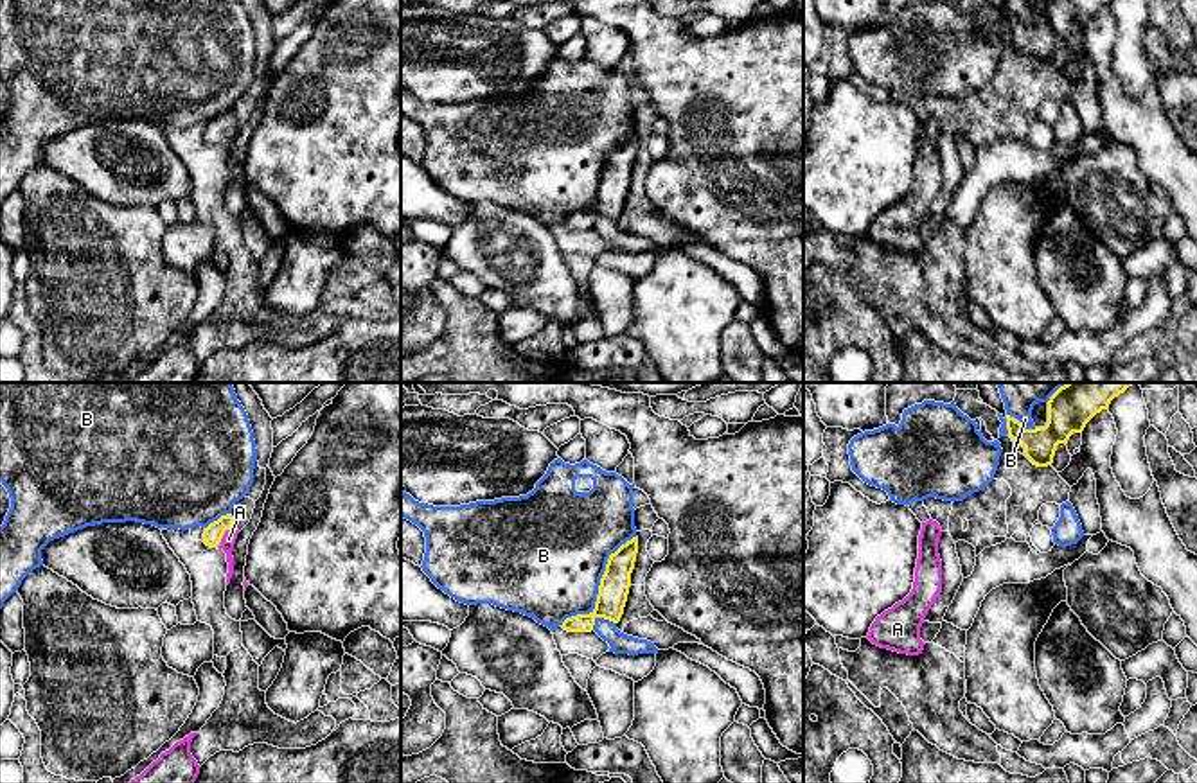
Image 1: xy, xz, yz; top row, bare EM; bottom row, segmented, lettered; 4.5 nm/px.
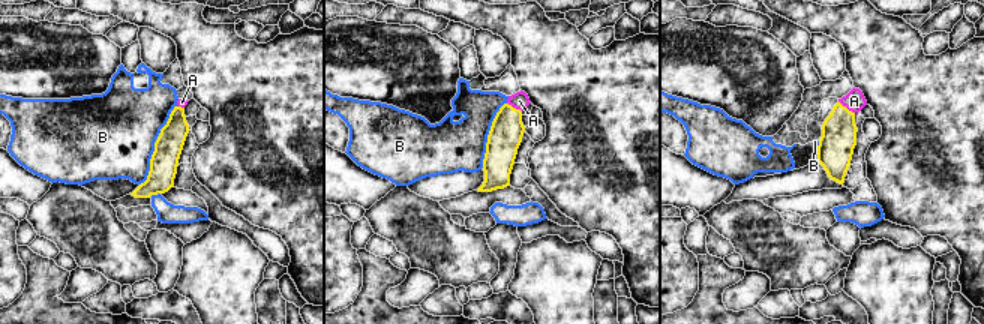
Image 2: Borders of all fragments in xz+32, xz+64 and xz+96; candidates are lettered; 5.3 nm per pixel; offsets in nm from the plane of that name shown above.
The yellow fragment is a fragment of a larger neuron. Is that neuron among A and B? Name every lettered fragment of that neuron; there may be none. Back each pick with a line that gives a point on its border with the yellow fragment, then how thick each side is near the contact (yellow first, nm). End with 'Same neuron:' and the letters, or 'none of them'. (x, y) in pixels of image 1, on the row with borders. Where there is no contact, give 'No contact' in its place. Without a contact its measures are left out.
A: Touches yellow at xy (223, 534). Thickness 90 nm (yellow) against 60 nm
Same neuron: A

